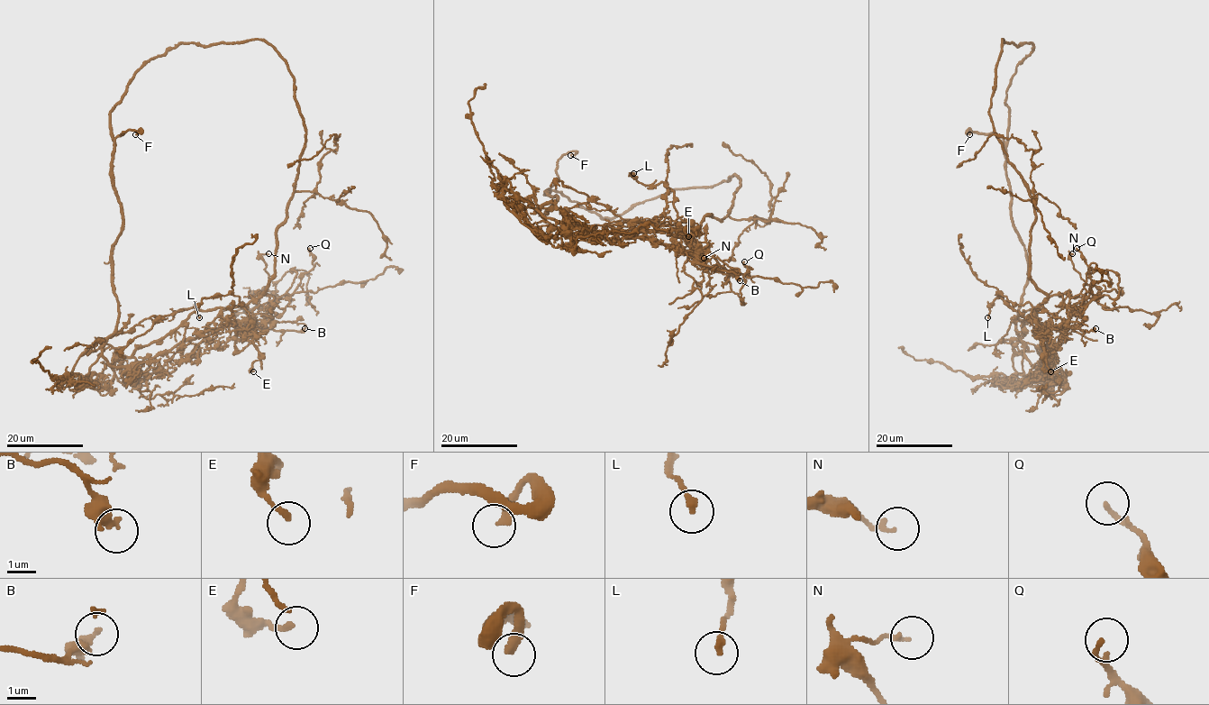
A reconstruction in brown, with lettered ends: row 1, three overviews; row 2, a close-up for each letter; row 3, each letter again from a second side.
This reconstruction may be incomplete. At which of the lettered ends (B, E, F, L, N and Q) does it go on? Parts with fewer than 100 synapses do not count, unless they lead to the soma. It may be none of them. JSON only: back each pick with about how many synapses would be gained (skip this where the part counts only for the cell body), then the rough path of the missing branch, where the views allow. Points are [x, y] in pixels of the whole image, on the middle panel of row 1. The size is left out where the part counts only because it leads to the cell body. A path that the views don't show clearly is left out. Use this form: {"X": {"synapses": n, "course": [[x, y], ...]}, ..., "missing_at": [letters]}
{"F": {"course": [[570, 155], [540, 132], [526, 114], [524, 100], [529, 94], [514, 78], [495, 62], [465, 52], [450, 41]]}, "missing_at": ["F"]}

